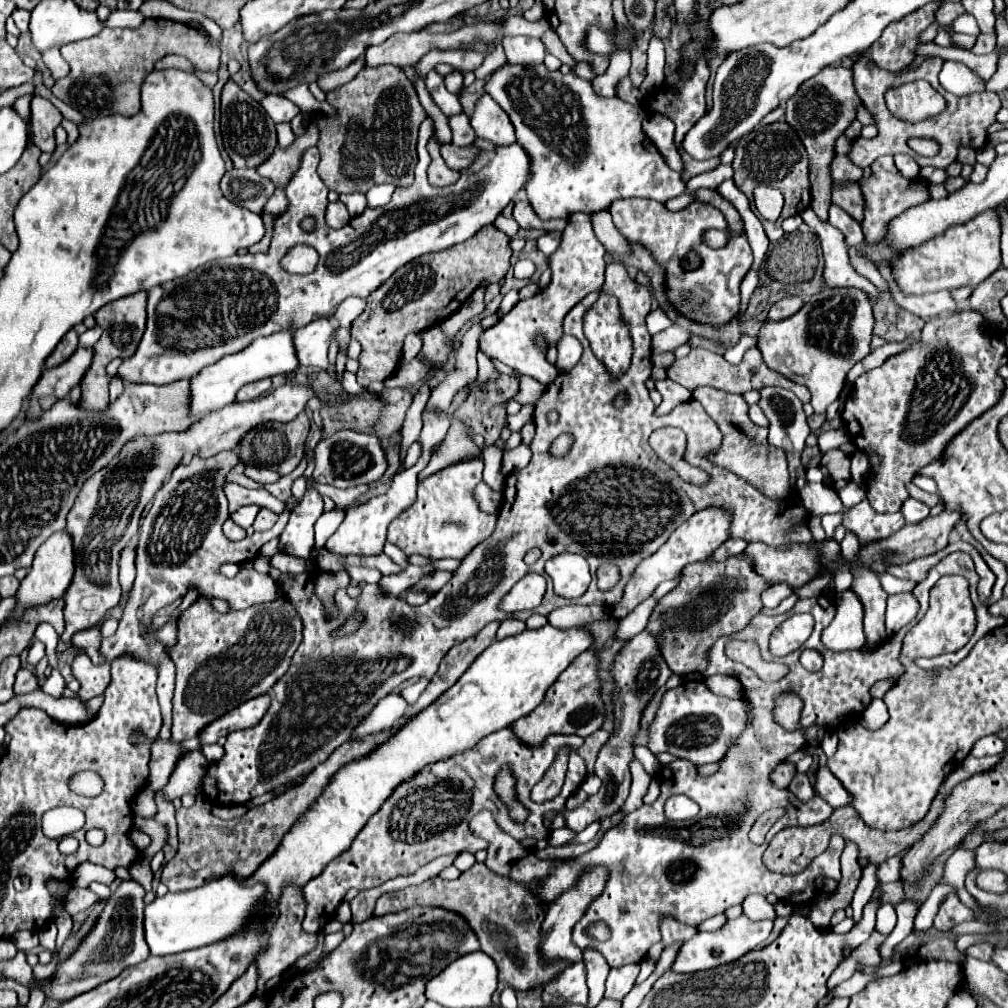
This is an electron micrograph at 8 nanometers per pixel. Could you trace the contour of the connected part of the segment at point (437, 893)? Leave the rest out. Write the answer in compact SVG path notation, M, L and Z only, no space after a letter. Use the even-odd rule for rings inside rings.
M475 863L455 881L431 877L421 885L405 887L399 893L383 893L377 899L375 915L401 911L415 903L441 905L445 909L459 911L479 937L481 951L487 953L499 967L499 979L509 983L513 989L529 989L533 985L543 985L547 979L551 979L567 967L567 963L539 963L539 925L543 921L543 907L537 903L531 891L495 875L485 867L485 863Z

